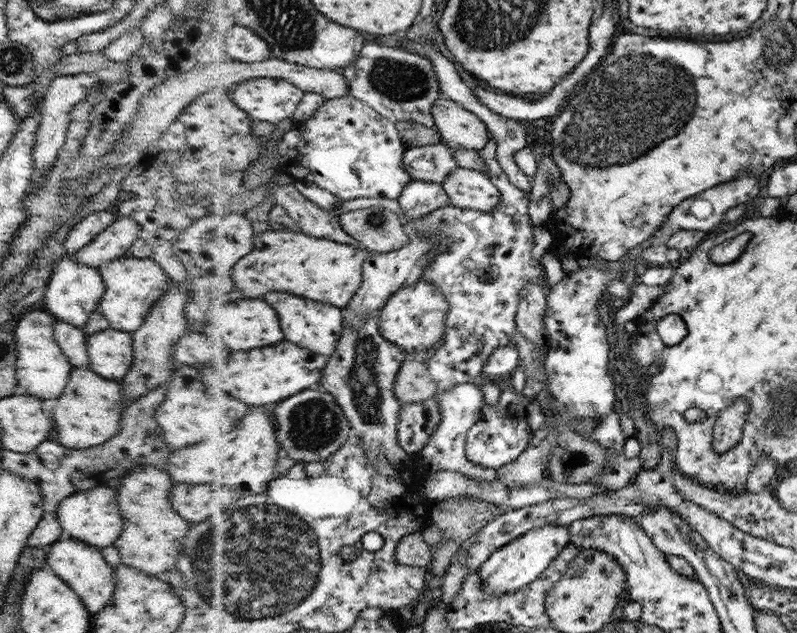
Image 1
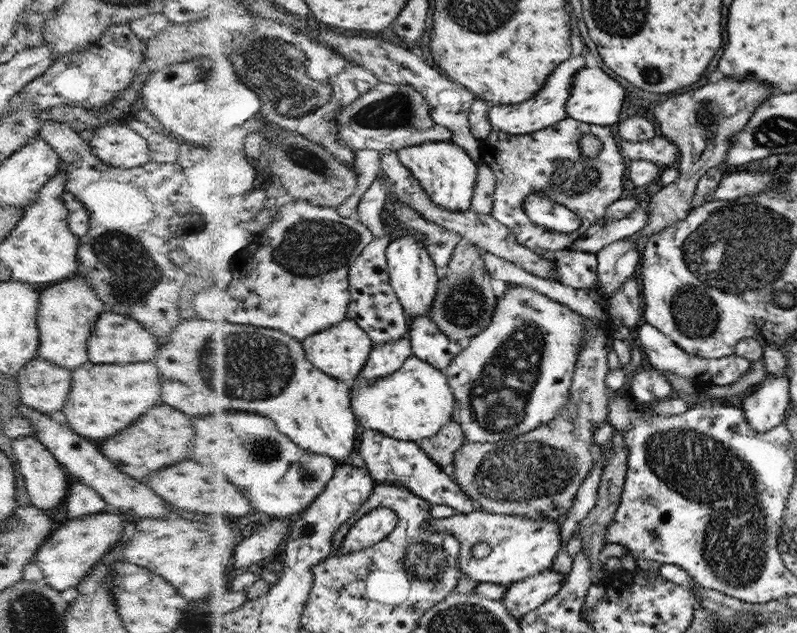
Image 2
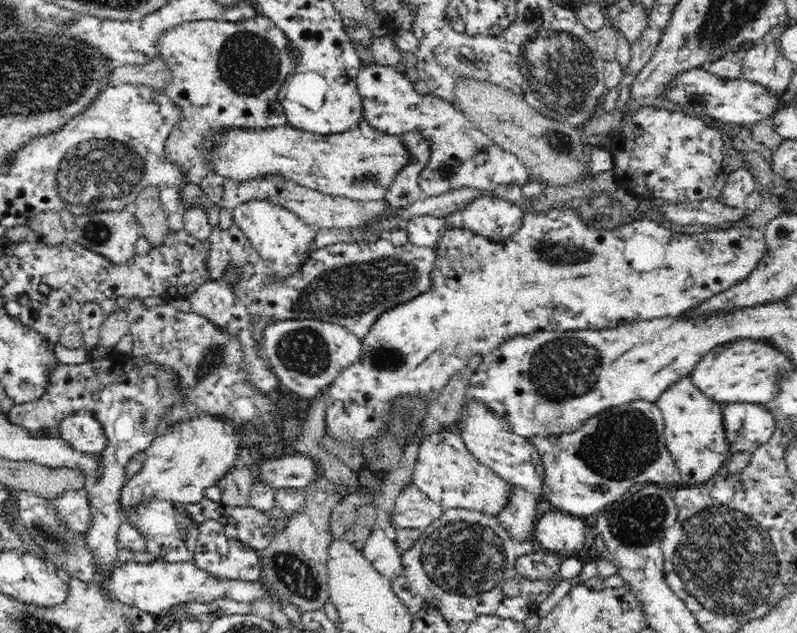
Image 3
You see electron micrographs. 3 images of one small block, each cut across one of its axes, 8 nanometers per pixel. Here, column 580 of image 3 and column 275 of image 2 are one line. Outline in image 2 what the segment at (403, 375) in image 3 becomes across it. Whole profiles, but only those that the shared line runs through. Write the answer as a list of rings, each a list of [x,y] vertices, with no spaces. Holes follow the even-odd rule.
[[[291,199],[283,203],[279,218],[264,234],[248,238],[236,253],[234,282],[226,290],[202,290],[194,296],[193,314],[203,320],[228,320],[234,324],[252,324],[278,328],[304,341],[349,319],[352,286],[349,279],[358,257],[376,240],[371,228],[359,219],[344,218],[334,206],[318,206],[308,200]]]

